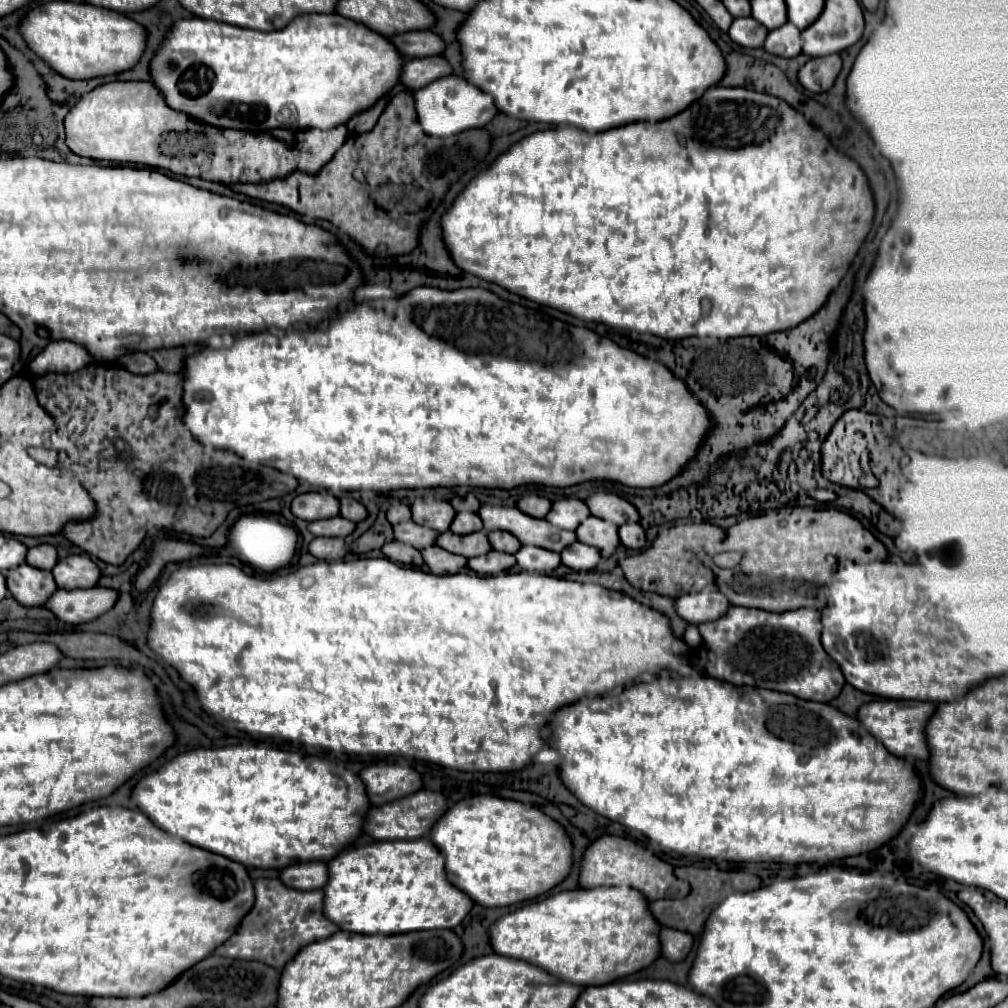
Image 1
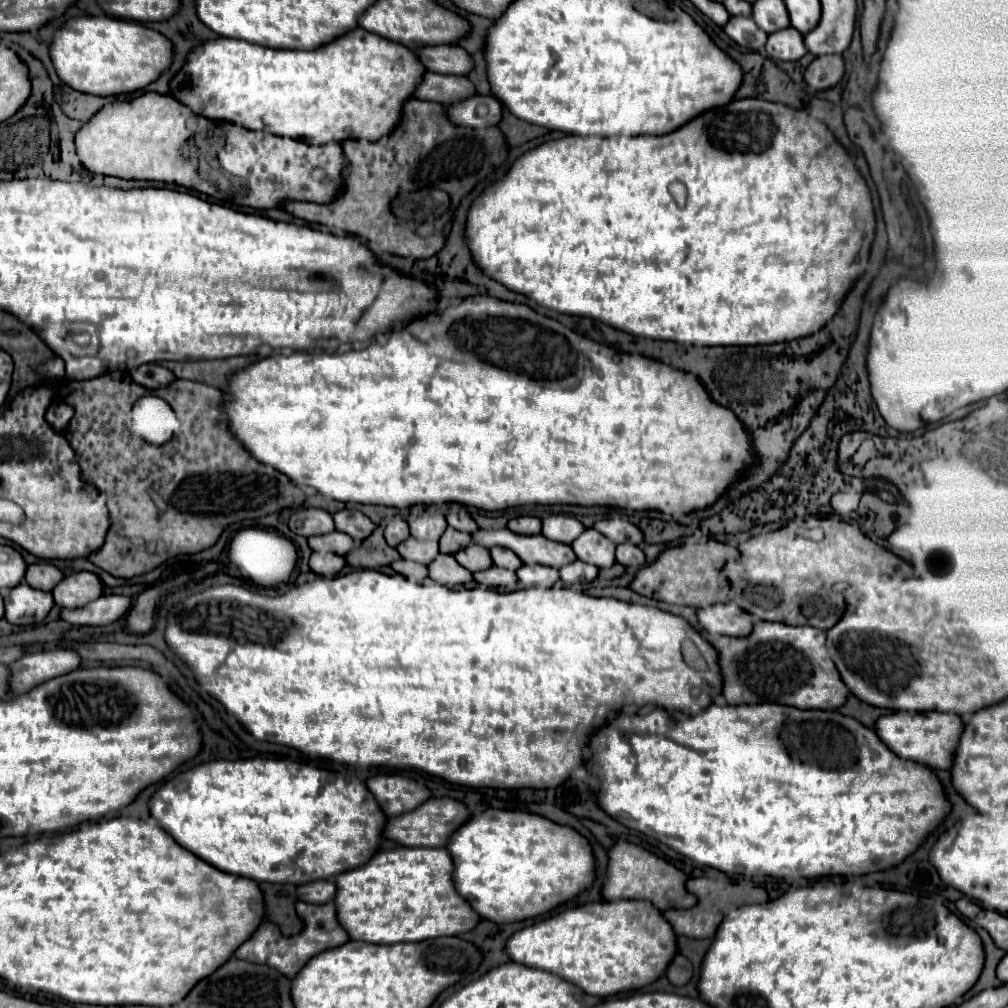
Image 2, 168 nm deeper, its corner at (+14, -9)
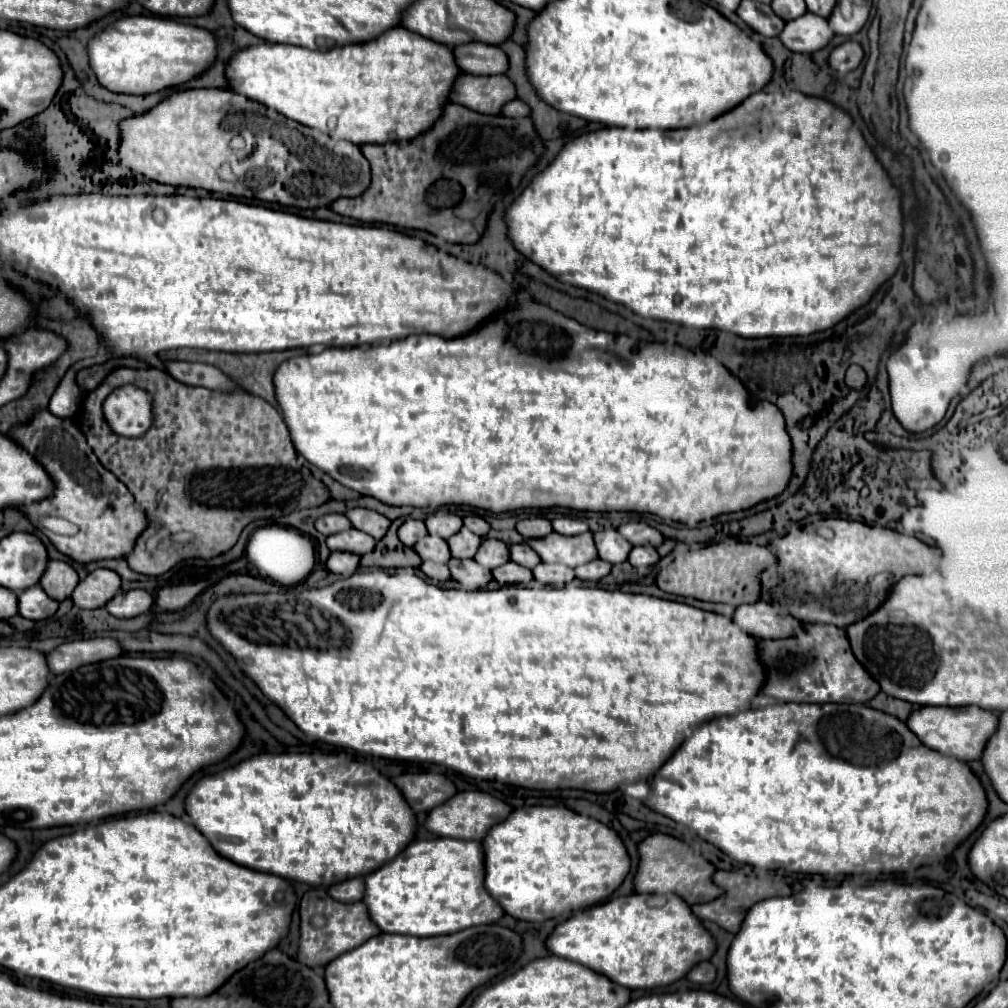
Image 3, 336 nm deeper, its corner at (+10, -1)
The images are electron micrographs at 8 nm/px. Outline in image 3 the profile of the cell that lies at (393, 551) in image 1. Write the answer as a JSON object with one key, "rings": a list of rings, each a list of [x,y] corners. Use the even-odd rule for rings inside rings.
{"rings":[[[424,561],[422,567],[420,567],[430,581],[450,581],[450,573],[442,567],[442,565],[436,565],[436,563],[430,563],[430,561]]]}

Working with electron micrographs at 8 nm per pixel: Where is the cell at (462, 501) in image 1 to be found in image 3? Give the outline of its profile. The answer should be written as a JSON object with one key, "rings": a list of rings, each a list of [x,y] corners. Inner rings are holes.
{"rings":[[[478,515],[464,517],[464,527],[470,529],[472,533],[476,533],[478,537],[486,537],[486,533],[490,531],[490,525],[482,517],[478,517]]]}

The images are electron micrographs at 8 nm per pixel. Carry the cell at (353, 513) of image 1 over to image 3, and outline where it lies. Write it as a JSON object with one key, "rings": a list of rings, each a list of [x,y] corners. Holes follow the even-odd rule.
{"rings":[[[350,509],[346,515],[356,529],[372,535],[374,539],[380,539],[382,535],[386,535],[386,531],[390,527],[390,519],[386,519],[384,515],[380,515],[376,511],[370,511],[370,509]]]}

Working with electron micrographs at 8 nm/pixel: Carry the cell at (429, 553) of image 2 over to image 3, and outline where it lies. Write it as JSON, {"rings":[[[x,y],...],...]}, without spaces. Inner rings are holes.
{"rings":[[[426,535],[424,539],[420,539],[416,543],[416,553],[424,559],[424,561],[436,561],[436,563],[448,563],[450,561],[450,549],[448,543],[442,537],[432,537]]]}

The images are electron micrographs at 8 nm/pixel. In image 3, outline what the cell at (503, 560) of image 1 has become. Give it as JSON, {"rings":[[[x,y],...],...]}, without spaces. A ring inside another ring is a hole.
{"rings":[[[510,561],[508,565],[502,565],[502,567],[496,567],[492,571],[494,579],[500,583],[500,585],[518,585],[518,583],[528,583],[532,581],[532,571],[526,569],[526,567],[520,567],[518,563]]]}

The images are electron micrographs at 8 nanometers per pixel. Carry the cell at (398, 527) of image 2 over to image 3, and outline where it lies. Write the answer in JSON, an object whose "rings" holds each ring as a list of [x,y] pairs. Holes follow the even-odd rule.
{"rings":[[[406,519],[406,521],[402,523],[402,527],[398,529],[400,541],[402,541],[404,545],[408,545],[408,547],[414,547],[416,541],[418,541],[420,537],[424,537],[426,533],[428,533],[428,531],[426,531],[424,521],[418,521],[418,519]]]}

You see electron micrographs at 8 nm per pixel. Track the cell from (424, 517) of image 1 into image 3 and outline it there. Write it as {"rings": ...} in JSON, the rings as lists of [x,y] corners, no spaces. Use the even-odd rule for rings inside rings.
{"rings":[[[442,509],[426,519],[426,527],[430,535],[440,535],[442,539],[448,539],[462,529],[462,519],[456,513]]]}

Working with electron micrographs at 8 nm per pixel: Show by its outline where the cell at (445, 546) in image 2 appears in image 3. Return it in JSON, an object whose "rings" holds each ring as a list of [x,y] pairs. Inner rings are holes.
{"rings":[[[462,527],[460,533],[456,533],[448,539],[452,557],[456,557],[456,559],[472,559],[476,555],[480,543],[482,543],[482,539],[474,533],[470,533],[466,527]]]}

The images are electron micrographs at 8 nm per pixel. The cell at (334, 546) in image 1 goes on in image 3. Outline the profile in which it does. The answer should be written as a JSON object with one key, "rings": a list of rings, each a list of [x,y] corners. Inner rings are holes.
{"rings":[[[336,551],[336,553],[330,555],[330,559],[328,559],[326,565],[336,575],[352,575],[356,571],[356,567],[360,565],[360,557],[354,555],[354,553]]]}

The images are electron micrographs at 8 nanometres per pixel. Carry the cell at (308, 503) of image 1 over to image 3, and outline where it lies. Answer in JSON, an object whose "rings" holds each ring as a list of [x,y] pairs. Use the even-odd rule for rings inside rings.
{"rings":[[[330,513],[330,515],[324,515],[316,521],[316,529],[322,533],[322,535],[332,535],[332,533],[340,533],[340,531],[348,531],[352,529],[352,523],[348,521],[346,515],[336,515],[336,513]]]}

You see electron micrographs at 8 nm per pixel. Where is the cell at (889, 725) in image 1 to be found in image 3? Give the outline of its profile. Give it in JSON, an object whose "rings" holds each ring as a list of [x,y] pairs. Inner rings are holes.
{"rings":[[[922,707],[910,715],[908,727],[930,749],[958,757],[960,761],[978,761],[984,751],[984,741],[996,733],[996,717],[1000,717],[1000,713],[980,707]]]}

